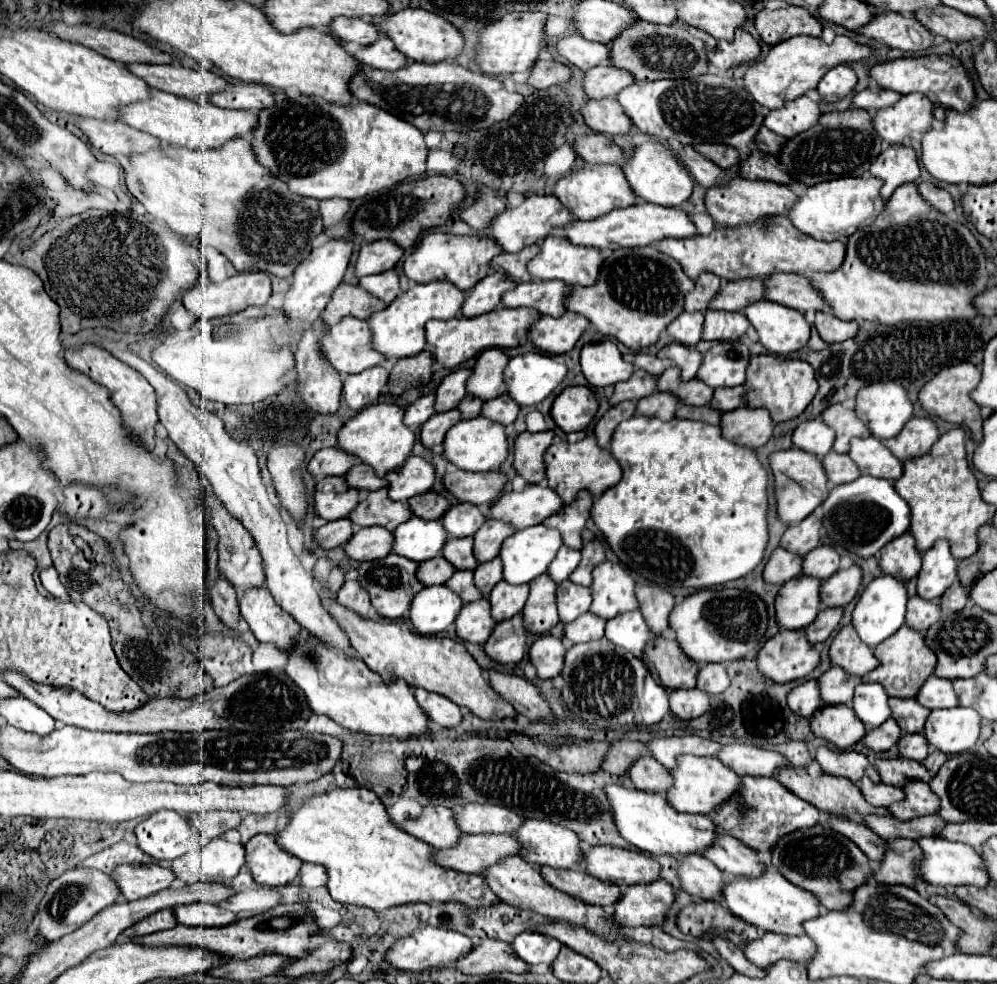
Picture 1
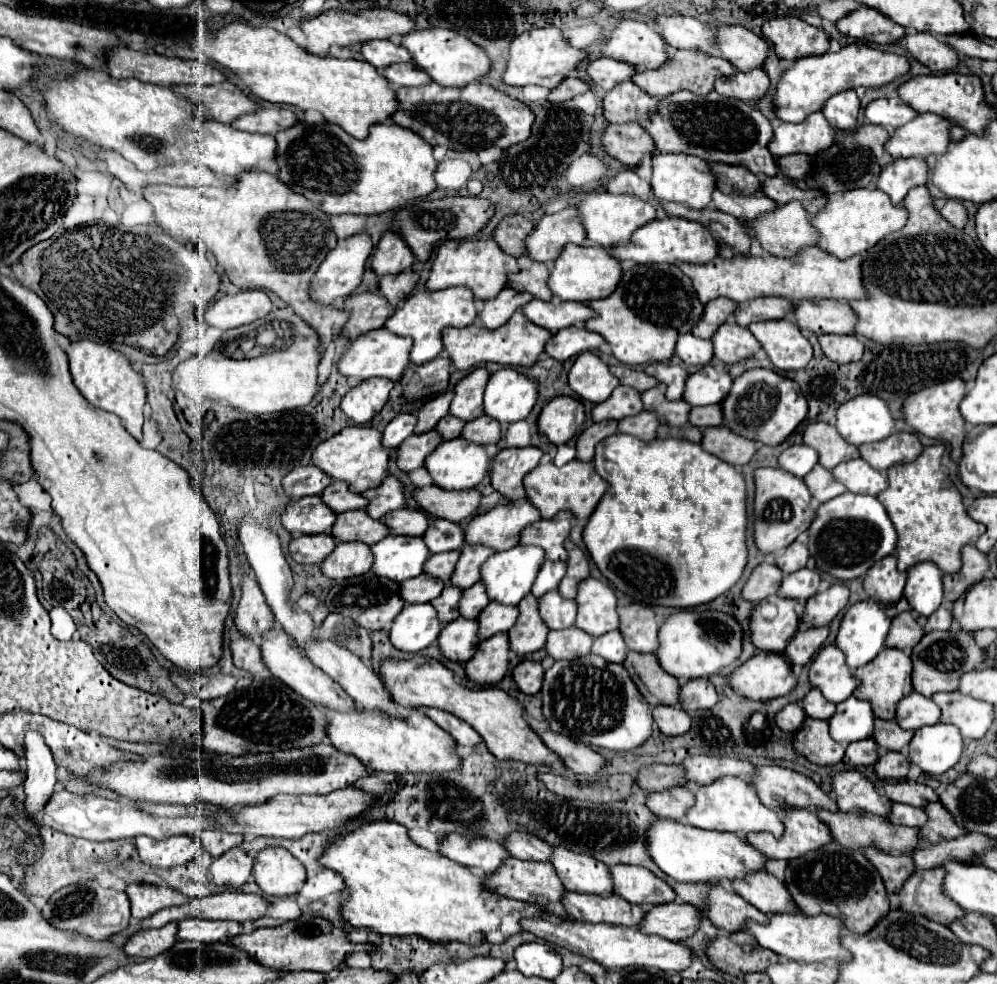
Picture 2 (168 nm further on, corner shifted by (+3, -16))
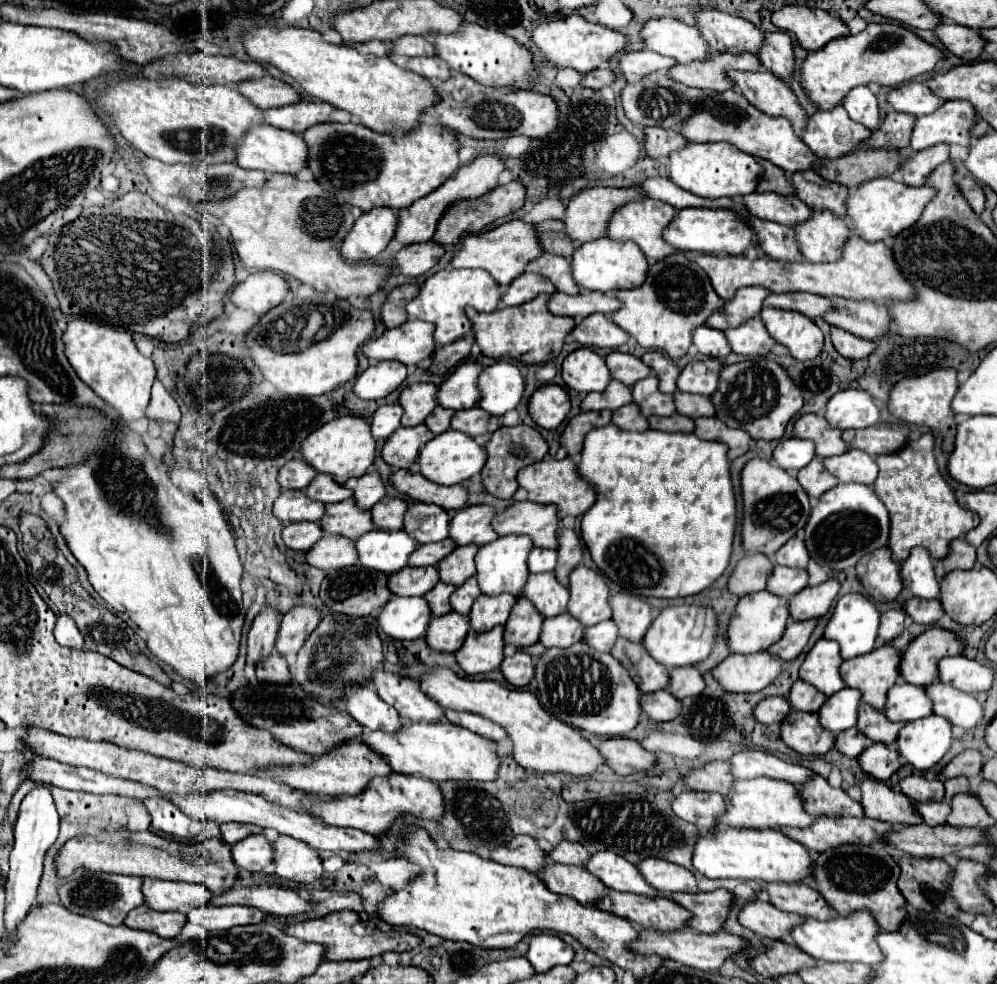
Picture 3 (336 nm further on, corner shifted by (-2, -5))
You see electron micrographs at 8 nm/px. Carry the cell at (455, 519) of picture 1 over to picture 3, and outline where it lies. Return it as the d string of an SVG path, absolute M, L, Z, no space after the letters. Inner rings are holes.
M415 503L405 517L405 531L413 533L419 543L443 541L449 537L449 515L439 505ZM413 515L413 517L411 517Z

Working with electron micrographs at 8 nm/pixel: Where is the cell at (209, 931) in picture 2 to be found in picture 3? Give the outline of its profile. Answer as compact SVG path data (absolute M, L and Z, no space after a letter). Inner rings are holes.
M203 905L187 913L187 921L201 925L205 931L223 931L235 925L251 925L251 923L259 923L263 917L265 917L263 911L241 905L229 905L229 907Z

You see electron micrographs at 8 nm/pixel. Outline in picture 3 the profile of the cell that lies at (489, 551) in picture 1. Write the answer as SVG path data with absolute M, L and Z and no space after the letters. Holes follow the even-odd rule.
M467 545L467 547L457 547L455 553L451 553L451 557L445 557L439 563L439 579L453 583L453 585L463 585L469 577L473 577L477 573L475 569L475 555L477 555L479 547L477 545Z

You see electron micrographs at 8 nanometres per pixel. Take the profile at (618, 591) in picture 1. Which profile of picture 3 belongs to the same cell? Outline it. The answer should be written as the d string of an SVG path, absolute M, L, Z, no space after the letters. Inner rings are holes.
M579 565L571 573L569 591L569 613L577 617L585 627L611 619L613 611L609 605L609 587L603 575L585 565Z

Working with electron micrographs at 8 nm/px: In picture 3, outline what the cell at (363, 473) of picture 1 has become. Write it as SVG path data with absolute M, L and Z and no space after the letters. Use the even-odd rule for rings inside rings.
M319 473L311 485L307 487L305 491L311 499L315 501L321 501L321 503L339 503L339 501L345 501L345 499L351 499L353 497L353 491L335 483L333 477L329 477L327 473Z

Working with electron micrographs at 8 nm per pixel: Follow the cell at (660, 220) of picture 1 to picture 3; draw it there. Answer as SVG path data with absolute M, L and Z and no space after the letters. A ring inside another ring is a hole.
M679 209L673 221L665 227L663 239L677 251L693 251L693 253L727 253L727 255L743 255L743 251L753 245L755 237L749 225L735 217L735 213L727 209Z

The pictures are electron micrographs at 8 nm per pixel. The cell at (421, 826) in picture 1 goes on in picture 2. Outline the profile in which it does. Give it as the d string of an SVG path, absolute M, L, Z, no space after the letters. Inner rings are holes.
M448 834L444 838L442 854L480 874L494 872L494 868L498 868L502 860L510 858L510 852L506 852L506 846L502 842L488 838L466 840L460 834Z

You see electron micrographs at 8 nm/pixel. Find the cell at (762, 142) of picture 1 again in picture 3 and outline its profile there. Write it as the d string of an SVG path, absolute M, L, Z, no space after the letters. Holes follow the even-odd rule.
M855 149L837 159L821 159L815 165L815 171L829 181L839 181L845 187L861 185L863 181L891 175L899 169L897 151L879 151L879 149Z

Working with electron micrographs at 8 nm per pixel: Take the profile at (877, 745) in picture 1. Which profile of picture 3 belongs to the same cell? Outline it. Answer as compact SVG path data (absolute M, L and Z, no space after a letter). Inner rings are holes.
M851 727L835 737L835 749L839 749L847 757L859 757L869 745L869 739L859 733L857 727Z

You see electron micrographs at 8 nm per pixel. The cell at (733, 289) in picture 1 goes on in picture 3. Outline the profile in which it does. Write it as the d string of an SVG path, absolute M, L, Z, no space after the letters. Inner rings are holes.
M771 293L763 305L777 307L777 309L791 309L797 313L803 313L809 319L821 317L831 309L831 301L821 295L813 293Z

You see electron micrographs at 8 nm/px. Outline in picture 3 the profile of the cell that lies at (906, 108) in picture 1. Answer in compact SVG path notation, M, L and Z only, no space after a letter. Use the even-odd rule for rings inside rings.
M945 101L935 113L917 117L911 133L911 149L919 151L937 143L957 143L969 145L969 129L977 119L971 103L965 101Z

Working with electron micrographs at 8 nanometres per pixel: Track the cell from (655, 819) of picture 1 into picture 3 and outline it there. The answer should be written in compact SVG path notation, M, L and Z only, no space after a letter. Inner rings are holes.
M715 825L707 835L699 835L693 845L693 867L707 879L753 879L769 881L803 881L811 875L811 857L797 841L775 829L737 829Z

